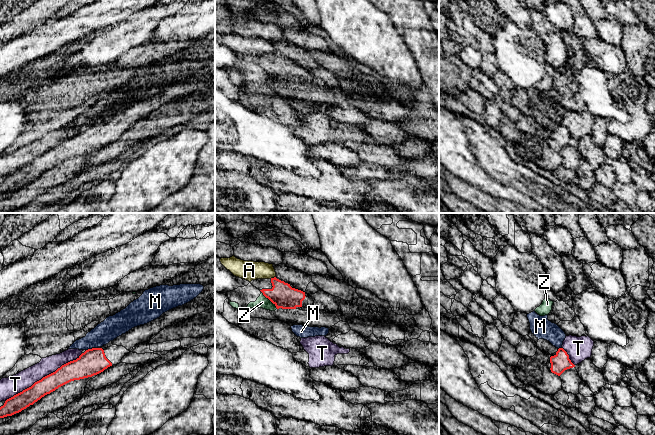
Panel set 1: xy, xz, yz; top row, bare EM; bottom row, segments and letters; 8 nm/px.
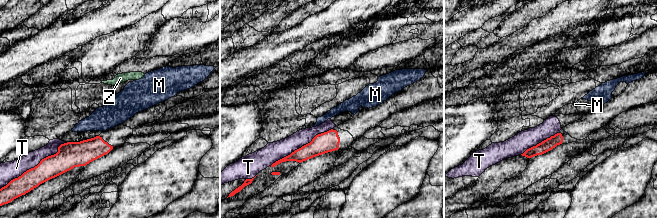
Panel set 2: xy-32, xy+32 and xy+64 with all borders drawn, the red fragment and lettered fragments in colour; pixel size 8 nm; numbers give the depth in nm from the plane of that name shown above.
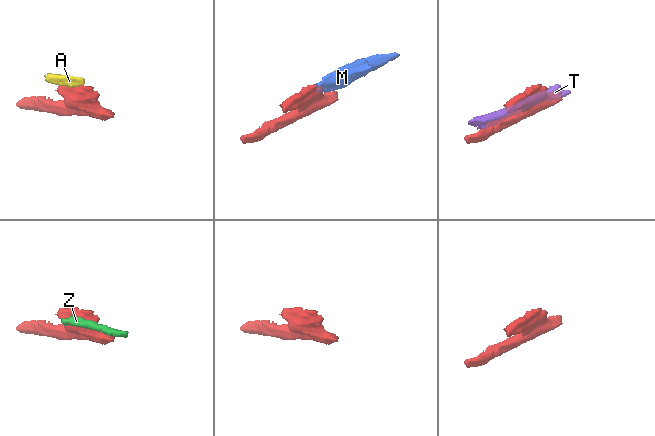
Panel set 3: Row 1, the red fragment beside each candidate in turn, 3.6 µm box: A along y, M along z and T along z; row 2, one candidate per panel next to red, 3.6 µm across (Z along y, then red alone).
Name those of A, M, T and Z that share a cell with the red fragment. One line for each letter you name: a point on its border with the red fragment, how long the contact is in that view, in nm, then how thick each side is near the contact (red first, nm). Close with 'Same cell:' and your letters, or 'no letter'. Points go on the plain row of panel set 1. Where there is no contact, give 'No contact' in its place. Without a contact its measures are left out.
M: Touches red at xy (92, 124). Shared border 100 nm. Thickness 220 nm (red) against 180 nm
Same cell: M

